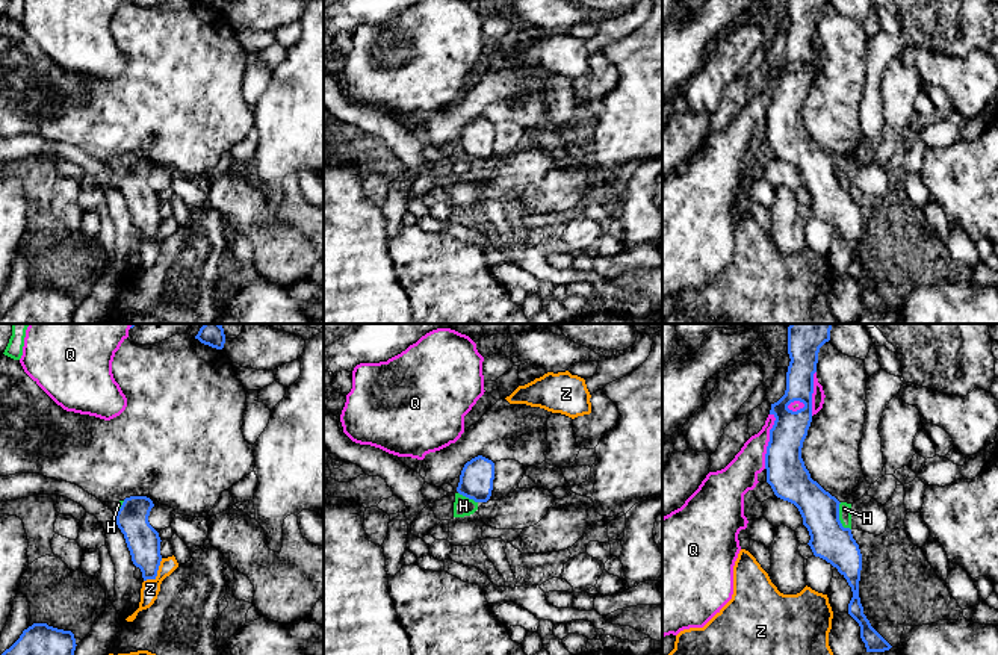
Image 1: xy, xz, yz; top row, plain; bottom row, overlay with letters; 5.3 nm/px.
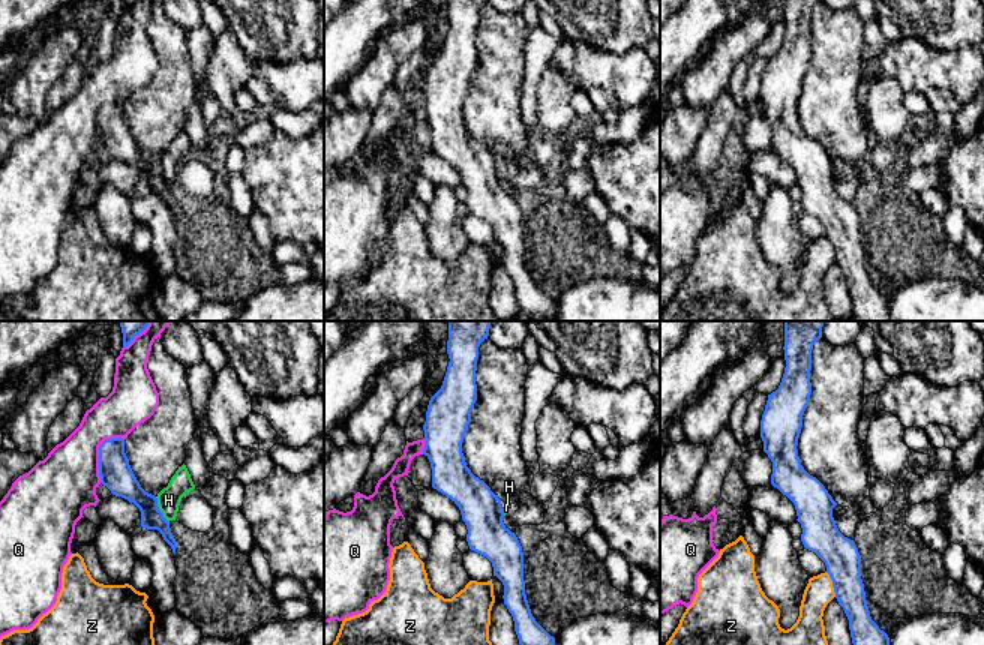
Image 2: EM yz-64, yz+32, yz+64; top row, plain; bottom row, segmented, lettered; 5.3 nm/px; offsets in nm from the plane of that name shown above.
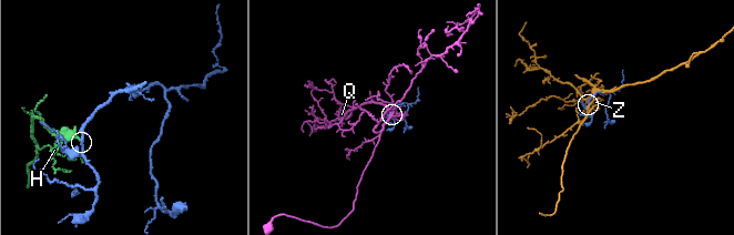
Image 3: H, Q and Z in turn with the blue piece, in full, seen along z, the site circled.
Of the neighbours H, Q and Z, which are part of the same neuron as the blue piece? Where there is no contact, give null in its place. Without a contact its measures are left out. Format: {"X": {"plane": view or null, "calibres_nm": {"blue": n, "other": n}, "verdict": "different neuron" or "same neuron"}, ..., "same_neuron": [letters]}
{"H": {"plane": "yz", "calibres_nm": {"blue": 200, "other": 60}, "verdict": "different neuron"}, "Q": {"plane": "yz", "calibres_nm": {"blue": 220, "other": 180}, "verdict": "different neuron"}, "Z": {"plane": "xy", "calibres_nm": {"blue": 180, "other": 100}, "verdict": "different neuron"}, "same_neuron": []}

